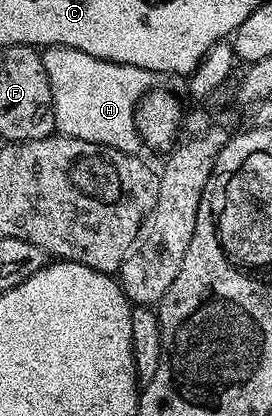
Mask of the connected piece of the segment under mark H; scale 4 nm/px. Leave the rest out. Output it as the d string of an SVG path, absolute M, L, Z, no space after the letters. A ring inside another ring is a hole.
M46 48L42 55L46 78L50 78L54 122L59 135L82 138L82 142L100 144L104 148L129 154L141 151L136 108L140 105L140 99L153 91L153 72L138 66L90 58L90 54L82 54L82 50L73 48Z

